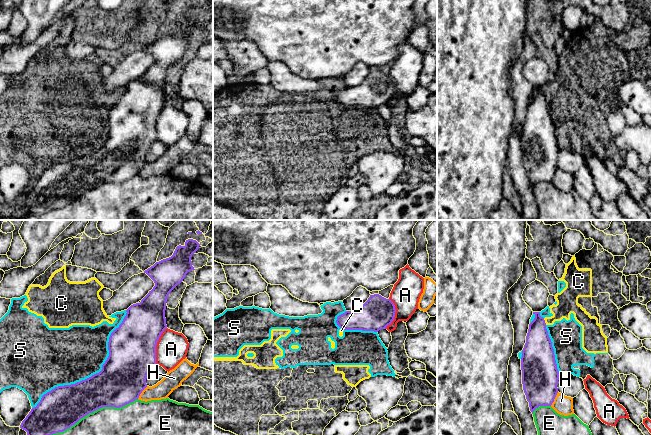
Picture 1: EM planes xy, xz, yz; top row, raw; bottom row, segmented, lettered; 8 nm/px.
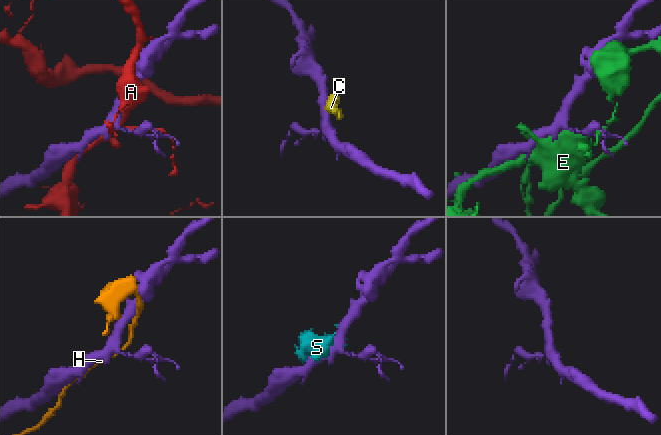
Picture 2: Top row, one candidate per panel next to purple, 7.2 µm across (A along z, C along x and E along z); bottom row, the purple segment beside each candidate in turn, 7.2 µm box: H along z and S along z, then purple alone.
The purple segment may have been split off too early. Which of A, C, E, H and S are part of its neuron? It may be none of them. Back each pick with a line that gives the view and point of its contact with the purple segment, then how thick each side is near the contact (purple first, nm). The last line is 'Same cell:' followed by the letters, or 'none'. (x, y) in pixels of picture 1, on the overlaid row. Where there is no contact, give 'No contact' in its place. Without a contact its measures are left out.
Same cell: none

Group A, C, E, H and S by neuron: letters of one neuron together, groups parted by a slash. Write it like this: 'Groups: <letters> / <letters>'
Groups: A / C S / E / H

